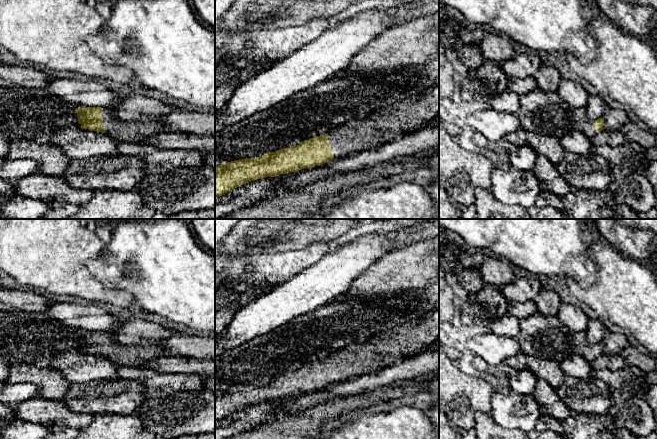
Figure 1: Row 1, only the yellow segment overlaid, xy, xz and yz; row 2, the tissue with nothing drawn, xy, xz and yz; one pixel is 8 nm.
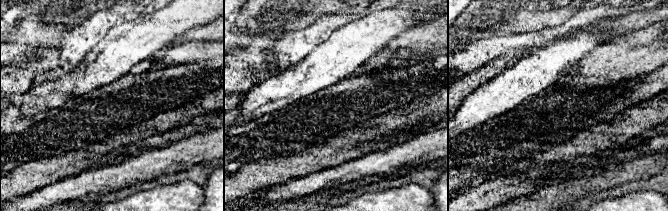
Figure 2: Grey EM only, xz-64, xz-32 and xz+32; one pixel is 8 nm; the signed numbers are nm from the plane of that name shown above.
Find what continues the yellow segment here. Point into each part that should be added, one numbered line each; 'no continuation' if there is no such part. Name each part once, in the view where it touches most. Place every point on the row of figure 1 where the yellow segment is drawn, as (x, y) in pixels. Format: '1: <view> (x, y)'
1: xy (124, 131)

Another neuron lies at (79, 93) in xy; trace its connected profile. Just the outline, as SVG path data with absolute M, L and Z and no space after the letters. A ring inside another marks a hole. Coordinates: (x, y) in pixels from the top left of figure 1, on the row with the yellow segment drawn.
M58 76L43 91L69 102L74 108L111 107L123 98L122 94L103 86L98 79L76 80Z

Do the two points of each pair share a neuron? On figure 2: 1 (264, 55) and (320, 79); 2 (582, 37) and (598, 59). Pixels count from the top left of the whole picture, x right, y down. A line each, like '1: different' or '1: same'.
1: different
2: different

